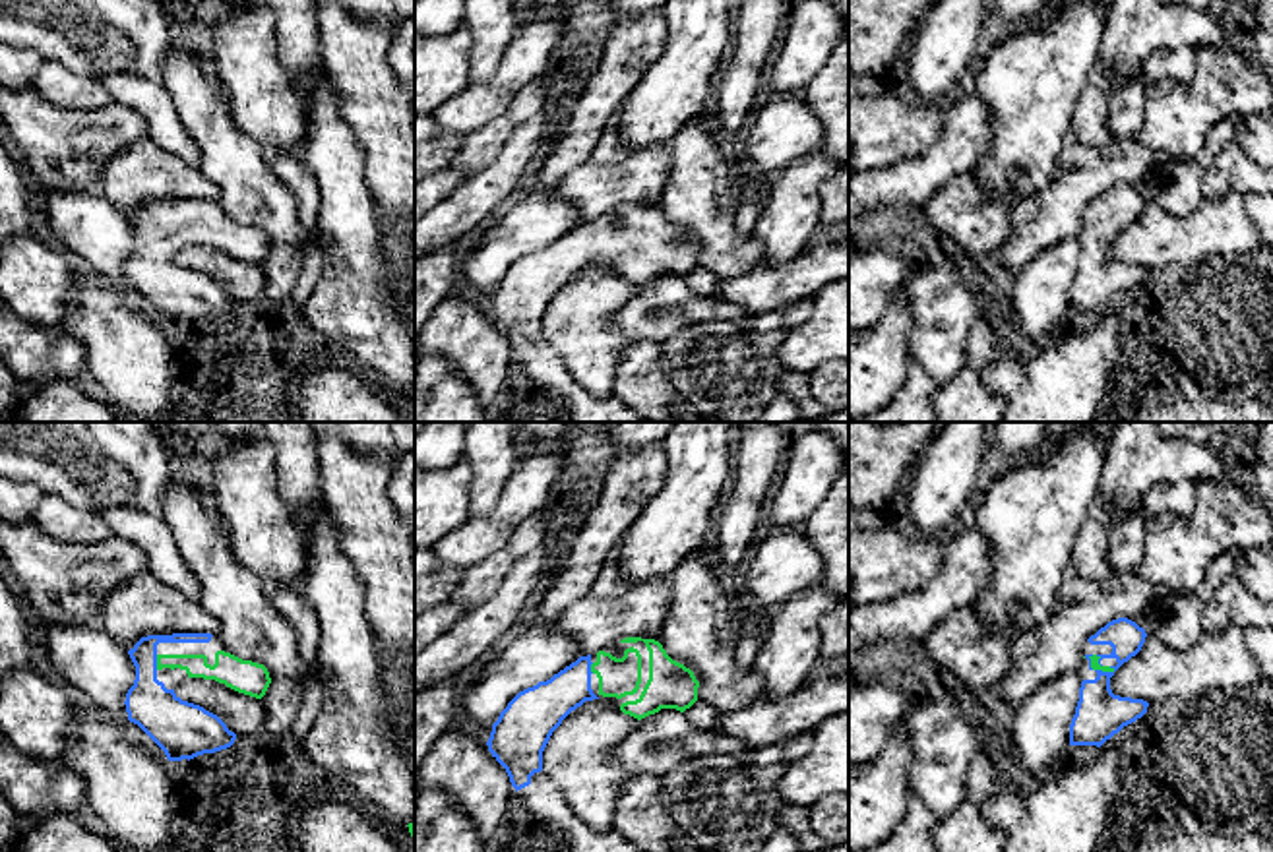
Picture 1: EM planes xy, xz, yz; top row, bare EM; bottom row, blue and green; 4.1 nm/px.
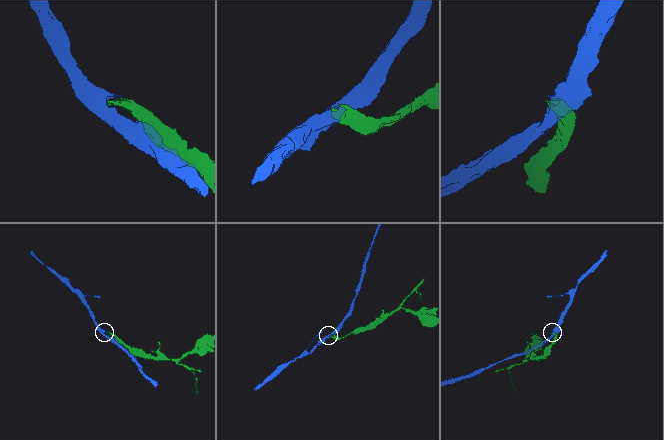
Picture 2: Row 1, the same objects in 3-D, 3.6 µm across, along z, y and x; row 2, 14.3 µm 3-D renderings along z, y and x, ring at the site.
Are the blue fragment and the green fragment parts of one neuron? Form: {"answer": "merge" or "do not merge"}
{"answer": "merge"}

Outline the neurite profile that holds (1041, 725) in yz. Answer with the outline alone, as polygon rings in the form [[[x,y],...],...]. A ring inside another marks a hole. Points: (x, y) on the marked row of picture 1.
[[[1068,670],[1021,701],[1011,720],[1015,761],[1033,776],[1044,778],[1070,747],[1070,724],[1079,701],[1081,678]]]

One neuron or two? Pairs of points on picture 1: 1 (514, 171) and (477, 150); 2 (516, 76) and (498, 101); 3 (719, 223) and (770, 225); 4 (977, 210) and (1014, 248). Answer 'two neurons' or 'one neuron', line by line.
1: two neurons
2: one neuron
3: two neurons
4: two neurons

